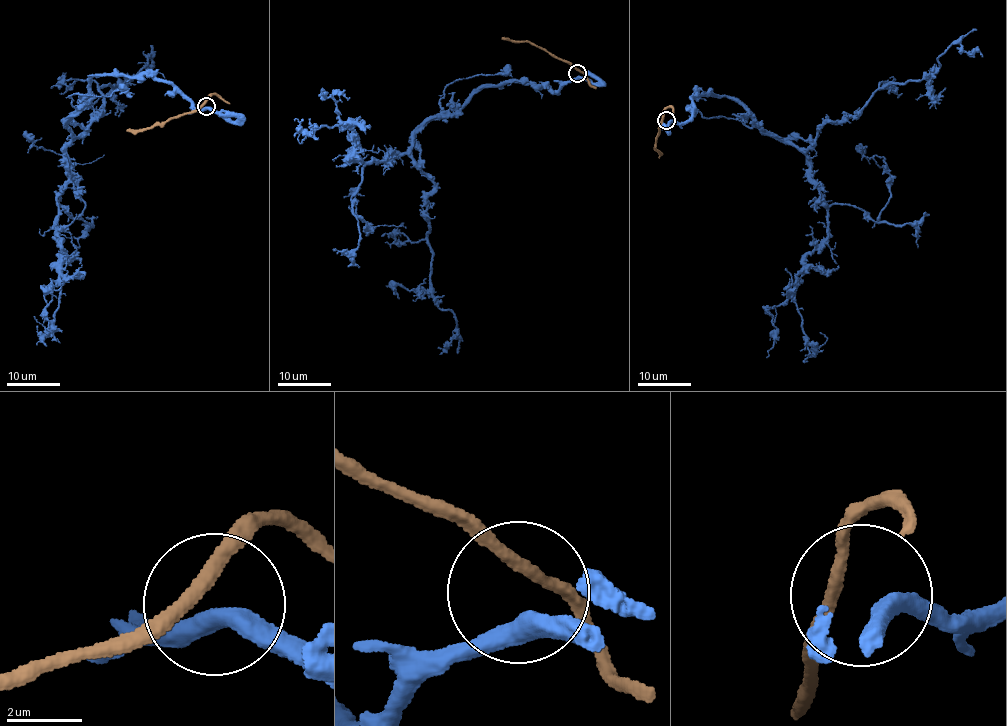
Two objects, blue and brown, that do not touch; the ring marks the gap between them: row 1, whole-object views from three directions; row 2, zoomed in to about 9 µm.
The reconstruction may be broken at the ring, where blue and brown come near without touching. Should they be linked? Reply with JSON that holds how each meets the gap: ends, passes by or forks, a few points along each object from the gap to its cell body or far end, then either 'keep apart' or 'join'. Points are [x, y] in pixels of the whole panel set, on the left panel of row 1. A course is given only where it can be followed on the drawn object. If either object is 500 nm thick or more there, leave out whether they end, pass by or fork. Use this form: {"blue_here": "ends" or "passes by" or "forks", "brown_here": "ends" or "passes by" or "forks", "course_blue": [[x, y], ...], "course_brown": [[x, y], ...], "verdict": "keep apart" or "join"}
{"blue_here": "passes by", "brown_here": "passes by", "course_blue": [[208, 107], [162, 80], [93, 76], [56, 193], [76, 217], [83, 200], [66, 159], [24, 130]], "course_brown": [[204, 103], [151, 127], [126, 131]], "verdict": "keep apart"}

